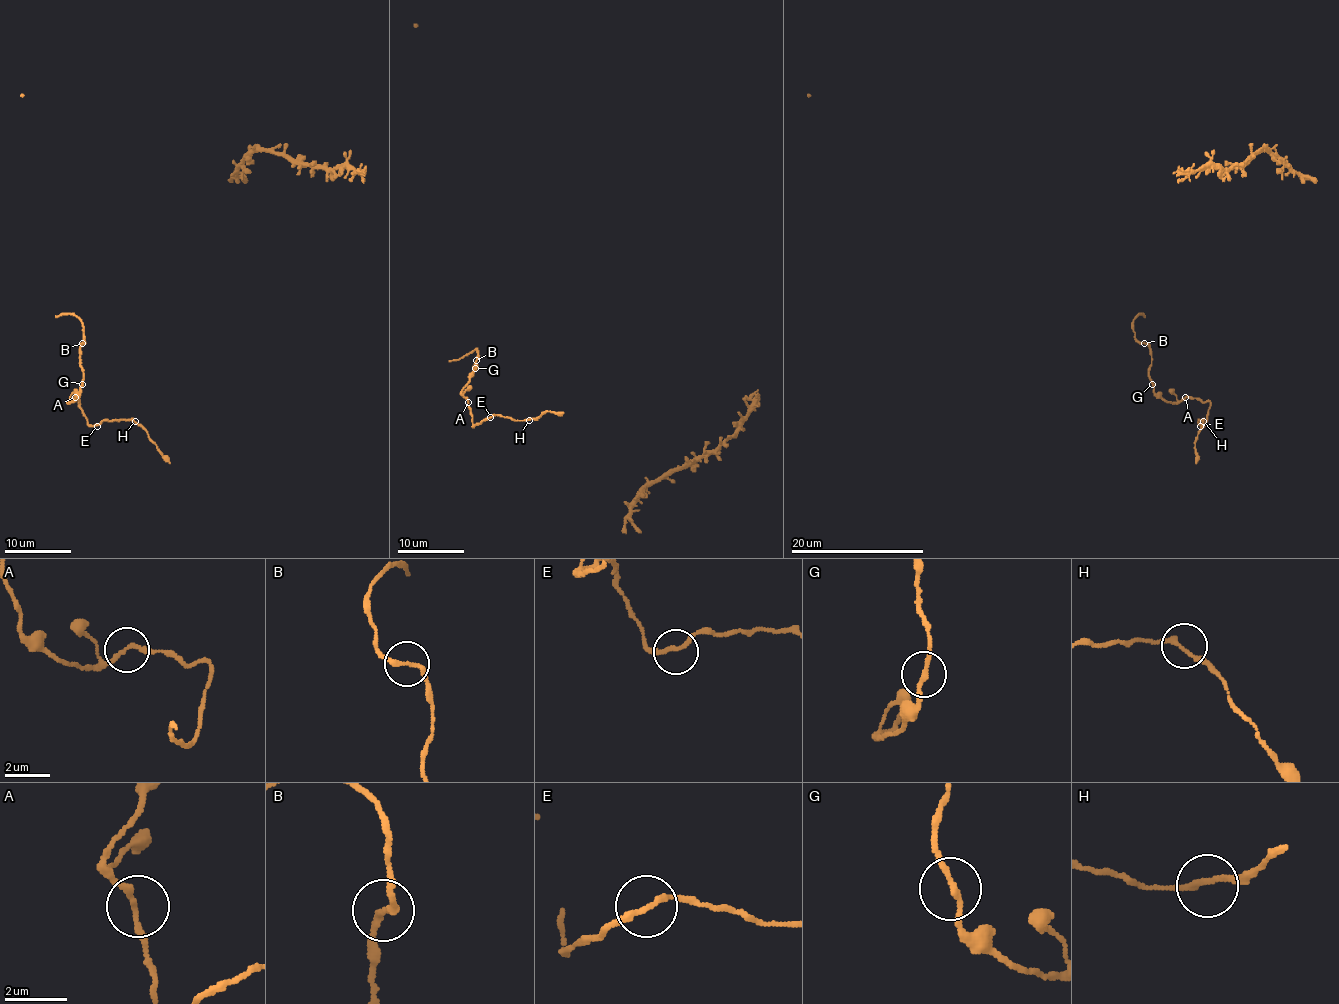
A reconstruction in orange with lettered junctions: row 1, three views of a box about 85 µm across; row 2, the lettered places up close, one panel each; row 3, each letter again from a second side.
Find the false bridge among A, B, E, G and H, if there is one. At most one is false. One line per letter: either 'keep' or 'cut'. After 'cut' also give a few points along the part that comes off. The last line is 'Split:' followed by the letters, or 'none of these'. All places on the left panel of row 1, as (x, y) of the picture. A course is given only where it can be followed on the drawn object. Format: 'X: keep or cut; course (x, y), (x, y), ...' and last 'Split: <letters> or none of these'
A: keep
B: keep
E: keep
G: keep
H: keep
Split: none of these

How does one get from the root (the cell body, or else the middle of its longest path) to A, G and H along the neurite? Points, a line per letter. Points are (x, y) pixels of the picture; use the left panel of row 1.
A: (73, 312), (83, 326), (83, 342), (80, 346), (83, 386), (80, 394), (68, 402), (75, 397)
G: (73, 312), (83, 326), (83, 342), (80, 346), (82, 384)
H: (73, 312), (83, 326), (80, 346), (83, 386), (68, 402), (78, 399), (90, 424), (135, 421)

